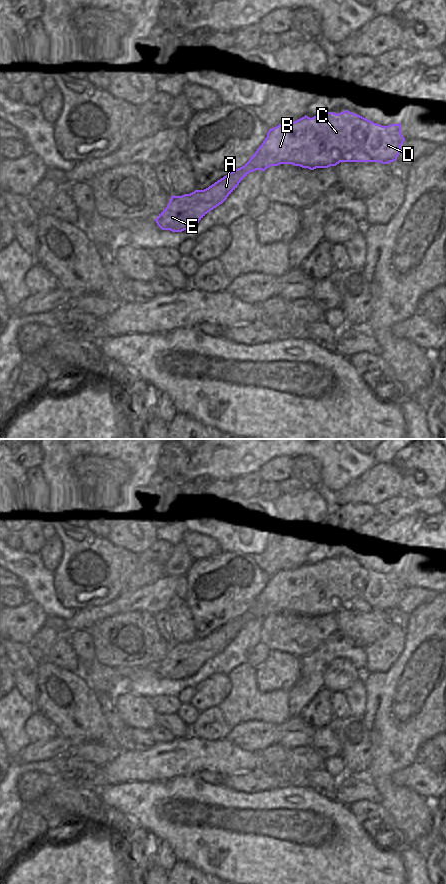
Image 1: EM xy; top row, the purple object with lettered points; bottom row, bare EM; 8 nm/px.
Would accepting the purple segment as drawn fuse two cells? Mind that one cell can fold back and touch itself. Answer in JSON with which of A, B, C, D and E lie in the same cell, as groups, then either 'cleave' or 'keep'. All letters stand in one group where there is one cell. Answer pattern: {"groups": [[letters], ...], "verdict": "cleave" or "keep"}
{"groups": [["A", "B", "C", "D", "E"]], "verdict": "keep"}

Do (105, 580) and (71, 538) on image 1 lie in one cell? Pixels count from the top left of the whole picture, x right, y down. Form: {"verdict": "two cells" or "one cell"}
{"verdict": "one cell"}

